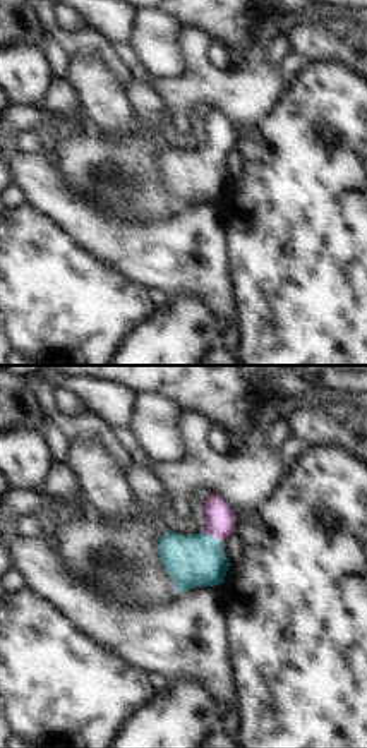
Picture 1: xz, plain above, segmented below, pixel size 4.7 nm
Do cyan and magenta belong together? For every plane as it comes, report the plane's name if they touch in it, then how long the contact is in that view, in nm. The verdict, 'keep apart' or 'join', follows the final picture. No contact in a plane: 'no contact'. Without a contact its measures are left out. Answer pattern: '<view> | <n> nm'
xz | 80 nm

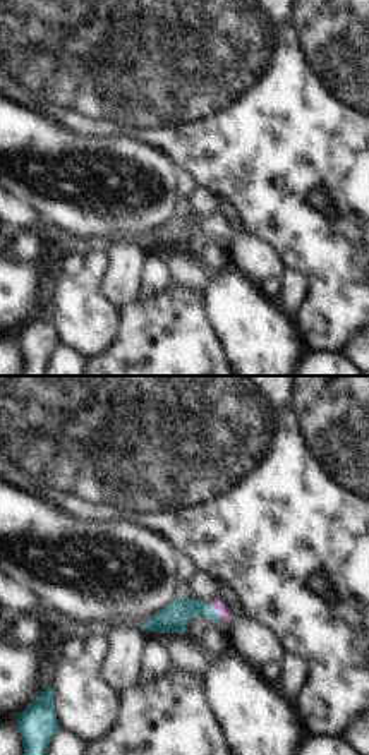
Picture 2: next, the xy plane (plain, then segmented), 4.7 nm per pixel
xy | 90 nm

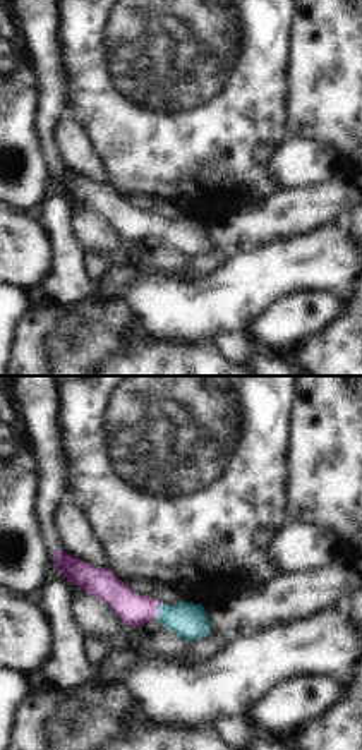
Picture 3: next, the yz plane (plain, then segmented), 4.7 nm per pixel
yz | 80 nm

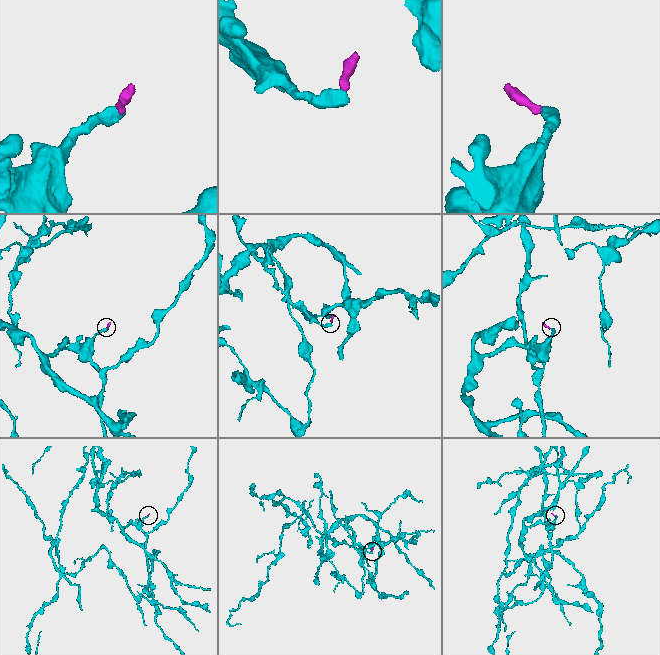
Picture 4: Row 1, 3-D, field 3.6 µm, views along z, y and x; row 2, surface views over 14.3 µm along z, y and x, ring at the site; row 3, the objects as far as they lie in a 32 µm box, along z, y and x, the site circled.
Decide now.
join

